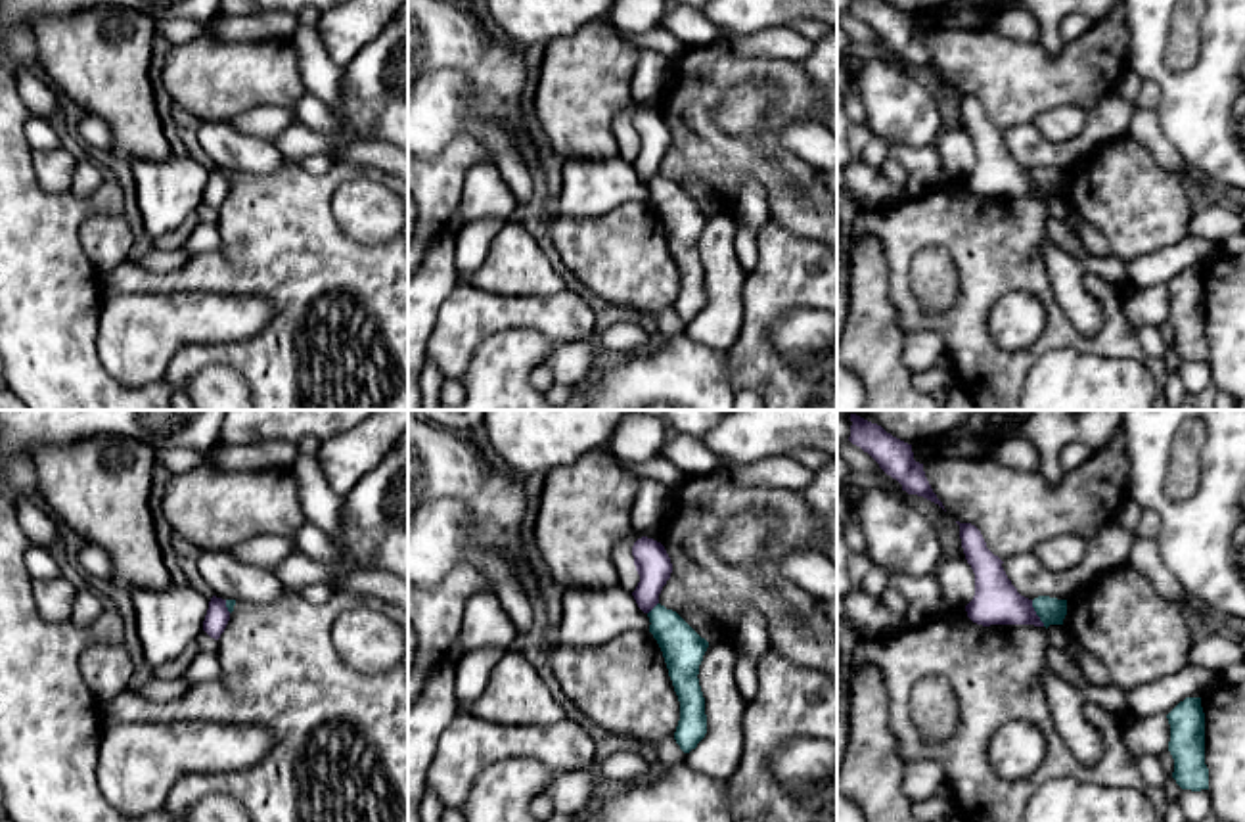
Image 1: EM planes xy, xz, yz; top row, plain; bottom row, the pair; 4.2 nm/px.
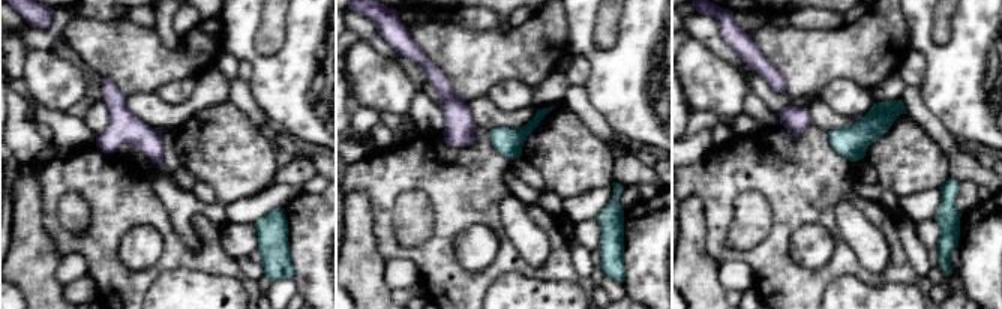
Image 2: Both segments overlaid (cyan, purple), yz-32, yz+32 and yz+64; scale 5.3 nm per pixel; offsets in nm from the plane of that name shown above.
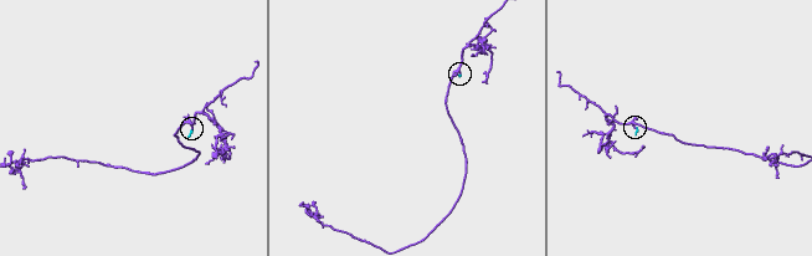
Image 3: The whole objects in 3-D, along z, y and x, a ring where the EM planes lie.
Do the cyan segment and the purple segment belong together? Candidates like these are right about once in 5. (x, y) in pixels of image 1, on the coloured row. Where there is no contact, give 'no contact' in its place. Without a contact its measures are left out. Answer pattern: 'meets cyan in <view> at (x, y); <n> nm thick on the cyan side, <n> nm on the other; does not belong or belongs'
meets cyan in yz at (1037, 614); 110 nm thick on the cyan side, 190 nm on the other; does not belong

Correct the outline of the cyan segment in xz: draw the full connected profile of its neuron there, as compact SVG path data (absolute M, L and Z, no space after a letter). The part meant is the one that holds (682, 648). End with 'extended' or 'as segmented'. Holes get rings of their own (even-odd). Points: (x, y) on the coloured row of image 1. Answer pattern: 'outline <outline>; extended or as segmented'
outline M657 604L649 613L649 632L657 640L674 692L680 701L680 720L674 740L690 753L707 734L705 697L699 686L699 665L709 648L676 611Z; as segmented

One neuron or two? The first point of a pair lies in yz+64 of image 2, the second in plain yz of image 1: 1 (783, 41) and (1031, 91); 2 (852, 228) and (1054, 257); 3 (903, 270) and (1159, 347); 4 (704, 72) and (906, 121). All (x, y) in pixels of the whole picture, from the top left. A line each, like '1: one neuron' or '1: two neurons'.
1: one neuron
2: one neuron
3: two neurons
4: one neuron

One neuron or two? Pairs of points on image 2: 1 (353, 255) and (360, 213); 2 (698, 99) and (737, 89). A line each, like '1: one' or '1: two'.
1: one
2: one

